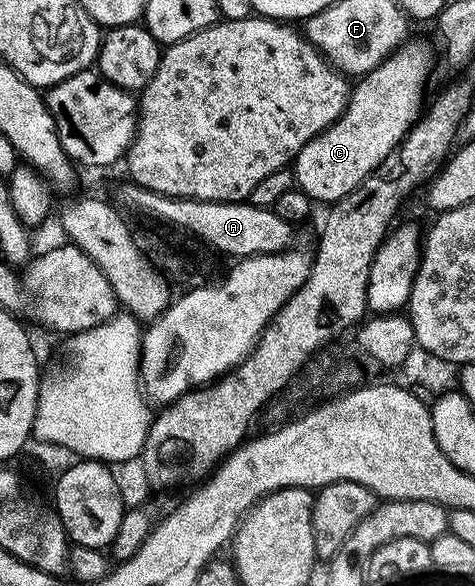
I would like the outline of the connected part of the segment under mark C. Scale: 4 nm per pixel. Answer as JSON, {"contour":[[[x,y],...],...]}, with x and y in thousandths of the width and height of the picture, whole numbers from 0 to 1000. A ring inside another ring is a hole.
{"contour":[[[857,67],[838,78],[783,123],[764,128],[739,152],[737,171],[720,198],[712,200],[682,227],[659,234],[632,256],[615,278],[621,316],[663,346],[712,345],[733,328],[745,326],[762,311],[781,302],[836,253],[853,241],[863,218],[880,206],[893,188],[893,150],[909,123],[909,109],[918,106],[914,92],[893,68]]]}

